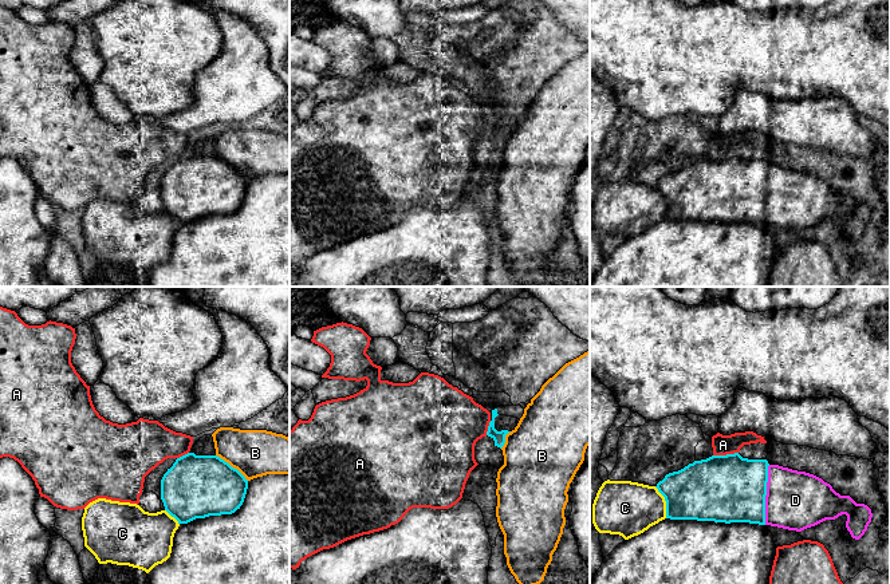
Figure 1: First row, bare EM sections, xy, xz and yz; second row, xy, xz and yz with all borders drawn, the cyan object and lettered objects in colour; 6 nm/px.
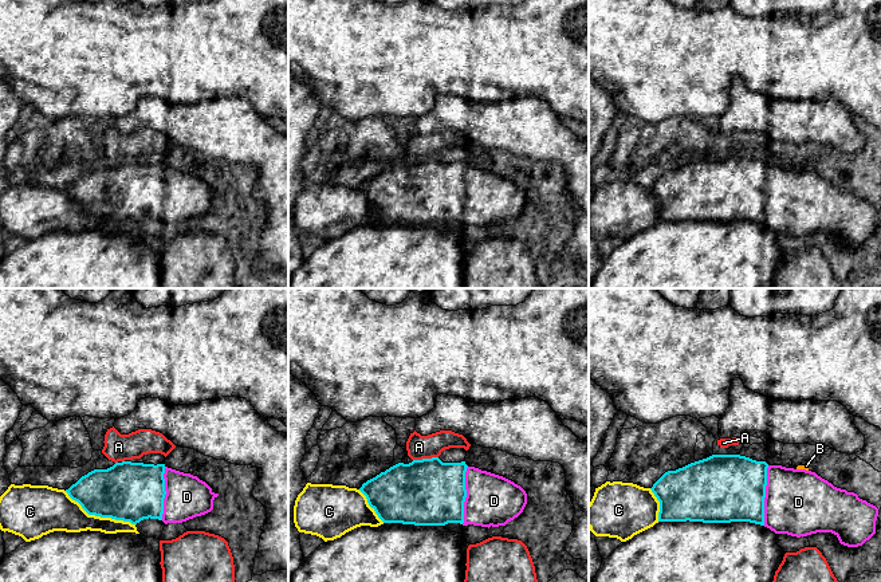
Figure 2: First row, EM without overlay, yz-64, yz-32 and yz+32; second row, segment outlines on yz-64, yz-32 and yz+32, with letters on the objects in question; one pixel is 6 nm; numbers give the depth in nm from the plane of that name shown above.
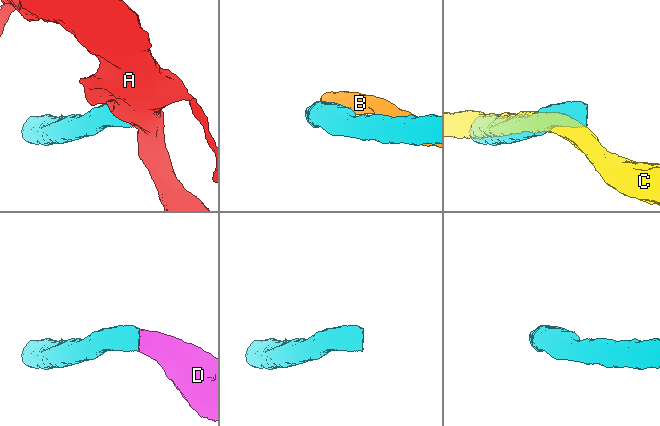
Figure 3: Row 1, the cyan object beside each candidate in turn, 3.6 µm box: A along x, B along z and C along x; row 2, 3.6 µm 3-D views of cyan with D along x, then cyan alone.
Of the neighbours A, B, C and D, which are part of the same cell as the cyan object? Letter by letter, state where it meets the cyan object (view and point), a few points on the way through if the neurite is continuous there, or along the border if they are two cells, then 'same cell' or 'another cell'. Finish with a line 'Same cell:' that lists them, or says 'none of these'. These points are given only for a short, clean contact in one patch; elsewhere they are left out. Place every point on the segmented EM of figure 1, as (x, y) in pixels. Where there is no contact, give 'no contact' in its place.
A: contact yz (727, 454); another cell
B: contact xy (231, 466); another cell
C: contact yz (666, 502); another cell
D: contact yz (766, 494); way yz (728, 488), (741, 488), (766, 494), (795, 500); same cell
Same cell: D

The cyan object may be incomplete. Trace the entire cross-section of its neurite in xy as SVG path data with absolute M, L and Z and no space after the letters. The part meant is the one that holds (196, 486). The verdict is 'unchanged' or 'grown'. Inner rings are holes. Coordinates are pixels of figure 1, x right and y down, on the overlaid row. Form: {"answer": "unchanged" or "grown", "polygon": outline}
{"answer": "unchanged", "polygon": "M188 453L161 480L165 510L178 524L232 514L244 502L248 480L217 455Z"}

